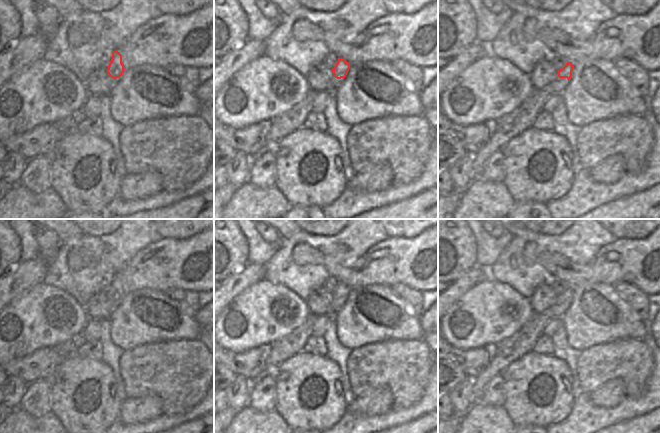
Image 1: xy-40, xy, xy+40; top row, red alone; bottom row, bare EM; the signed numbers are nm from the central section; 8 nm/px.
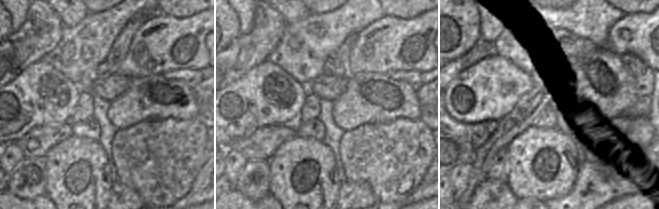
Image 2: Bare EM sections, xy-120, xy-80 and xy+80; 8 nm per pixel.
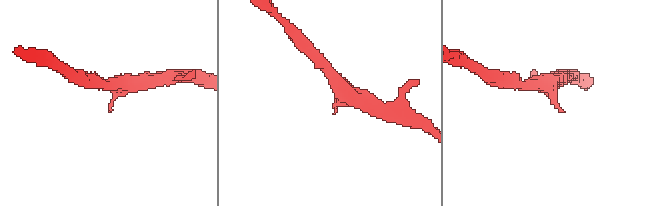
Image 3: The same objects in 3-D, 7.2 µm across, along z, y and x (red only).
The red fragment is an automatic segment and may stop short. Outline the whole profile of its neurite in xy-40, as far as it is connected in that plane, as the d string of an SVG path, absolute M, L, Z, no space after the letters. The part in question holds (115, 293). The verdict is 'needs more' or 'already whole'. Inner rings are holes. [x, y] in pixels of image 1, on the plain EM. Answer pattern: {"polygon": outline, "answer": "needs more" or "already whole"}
{"polygon": "M117 274L113 275L112 283L108 289L108 293L106 294L108 299L116 304L122 300L124 294L125 293L122 287L122 279Z", "answer": "already whole"}

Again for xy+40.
{"polygon": "M567 286L566 289L557 296L558 301L559 302L567 302L569 305L572 301L573 293L574 293L574 291L572 289L572 286Z", "answer": "already whole"}

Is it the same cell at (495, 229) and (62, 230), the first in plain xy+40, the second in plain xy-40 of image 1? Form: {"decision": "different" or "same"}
{"decision": "different"}

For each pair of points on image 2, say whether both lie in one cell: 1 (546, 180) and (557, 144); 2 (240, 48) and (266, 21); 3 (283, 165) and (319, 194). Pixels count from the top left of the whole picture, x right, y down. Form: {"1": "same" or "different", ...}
{"1": "same", "2": "same", "3": "same"}

